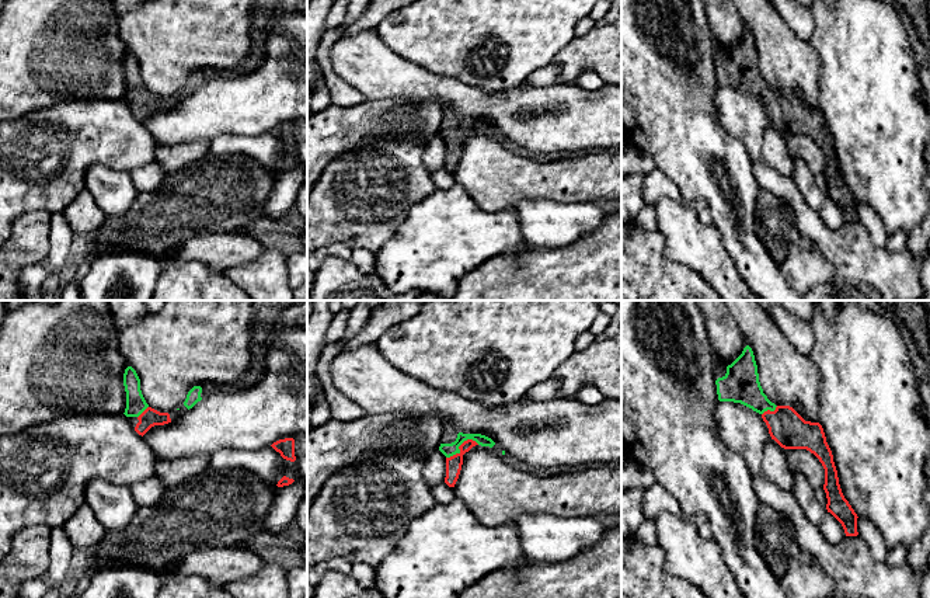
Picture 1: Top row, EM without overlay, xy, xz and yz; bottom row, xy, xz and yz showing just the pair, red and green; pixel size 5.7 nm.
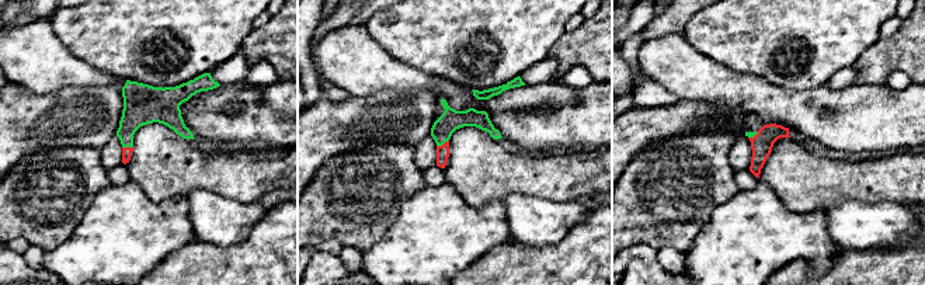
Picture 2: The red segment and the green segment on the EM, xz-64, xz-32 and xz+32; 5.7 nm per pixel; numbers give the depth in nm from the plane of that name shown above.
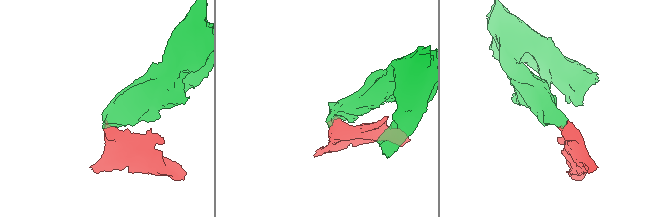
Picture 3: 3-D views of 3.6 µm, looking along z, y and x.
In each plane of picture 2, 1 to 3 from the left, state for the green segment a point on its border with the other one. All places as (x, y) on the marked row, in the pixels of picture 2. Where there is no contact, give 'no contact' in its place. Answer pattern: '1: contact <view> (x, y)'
1: contact xz-64 (128, 148)
2: contact xz-32 (444, 143)
3: contact xz+32 (754, 136)

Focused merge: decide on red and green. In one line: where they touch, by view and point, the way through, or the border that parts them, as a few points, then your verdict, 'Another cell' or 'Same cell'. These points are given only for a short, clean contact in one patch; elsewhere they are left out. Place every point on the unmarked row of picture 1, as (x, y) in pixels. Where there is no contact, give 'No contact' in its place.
Touches red at xz (460, 131). Path across: xz (453, 150), (453, 142), (460, 131), (448, 135). Same cell

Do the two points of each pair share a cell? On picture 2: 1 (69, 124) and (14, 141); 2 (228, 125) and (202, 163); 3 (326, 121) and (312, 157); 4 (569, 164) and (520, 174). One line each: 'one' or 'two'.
1: one
2: two
3: one
4: one

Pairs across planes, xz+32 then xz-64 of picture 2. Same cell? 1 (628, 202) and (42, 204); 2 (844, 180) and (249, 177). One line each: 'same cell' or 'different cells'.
1: same cell
2: same cell

